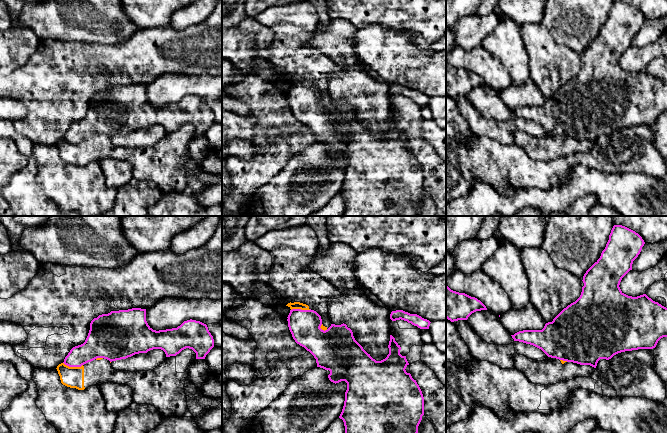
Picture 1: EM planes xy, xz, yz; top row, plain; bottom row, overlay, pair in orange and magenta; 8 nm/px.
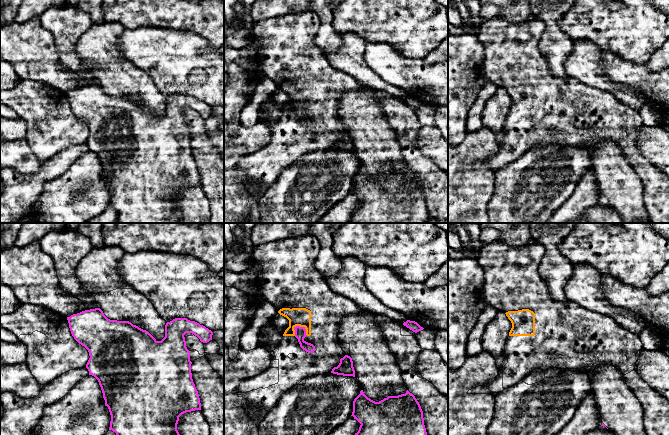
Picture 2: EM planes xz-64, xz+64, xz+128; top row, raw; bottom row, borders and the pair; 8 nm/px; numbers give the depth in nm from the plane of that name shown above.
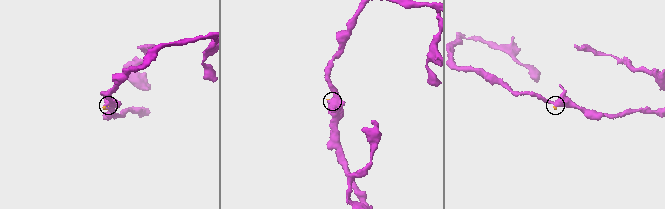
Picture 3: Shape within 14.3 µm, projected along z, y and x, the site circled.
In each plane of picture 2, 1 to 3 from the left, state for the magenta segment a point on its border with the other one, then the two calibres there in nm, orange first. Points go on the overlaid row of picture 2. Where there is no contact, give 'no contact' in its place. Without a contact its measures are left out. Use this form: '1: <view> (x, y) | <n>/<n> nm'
1: no contact
2: xz+64 (302, 326) | 150/100 nm
3: no contact

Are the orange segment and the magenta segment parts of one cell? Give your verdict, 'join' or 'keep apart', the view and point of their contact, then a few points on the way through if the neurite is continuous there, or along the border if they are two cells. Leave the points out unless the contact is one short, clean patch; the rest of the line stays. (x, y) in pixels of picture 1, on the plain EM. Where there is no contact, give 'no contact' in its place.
keep apart; contact xy (73, 143)

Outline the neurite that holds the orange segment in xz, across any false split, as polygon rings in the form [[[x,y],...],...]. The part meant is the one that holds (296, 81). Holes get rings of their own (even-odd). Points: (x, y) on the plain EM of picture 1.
[[[307,1],[299,3],[289,3],[281,6],[271,6],[258,14],[255,19],[272,32],[270,63],[280,69],[289,79],[286,81],[291,86],[314,86],[322,95],[322,106],[327,106],[331,102],[328,91],[328,76],[341,74],[338,64],[326,57],[316,48],[308,44],[313,32],[318,26],[318,13],[316,8]]]

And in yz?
[[[514,129],[514,145],[521,147],[532,159],[553,161],[576,153],[589,153],[596,144],[590,141],[580,141],[556,134],[546,137],[536,137],[524,131]]]

